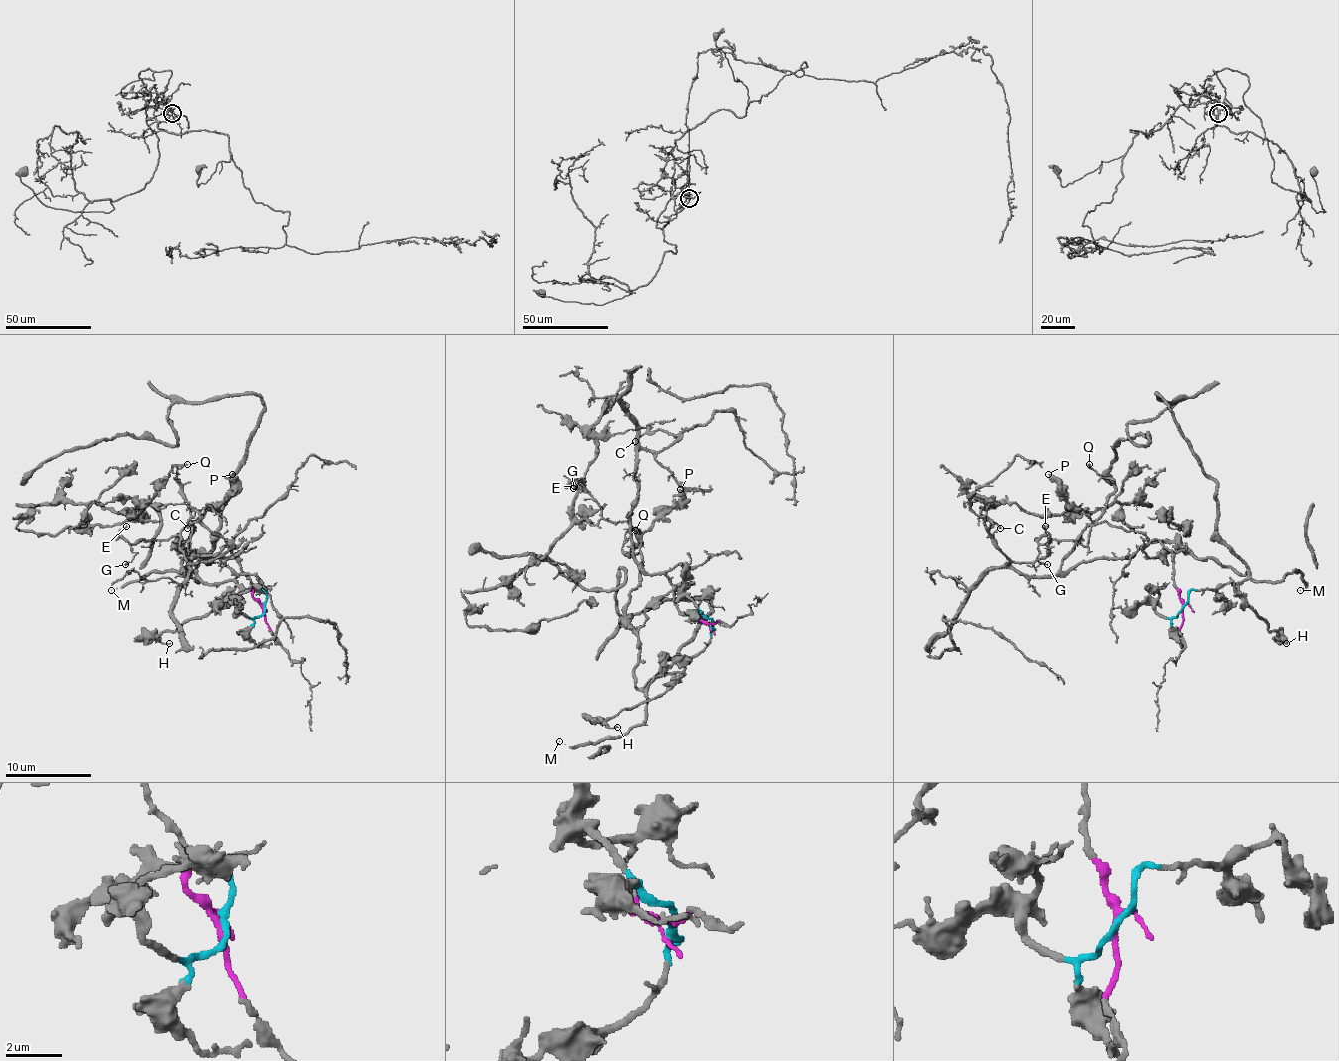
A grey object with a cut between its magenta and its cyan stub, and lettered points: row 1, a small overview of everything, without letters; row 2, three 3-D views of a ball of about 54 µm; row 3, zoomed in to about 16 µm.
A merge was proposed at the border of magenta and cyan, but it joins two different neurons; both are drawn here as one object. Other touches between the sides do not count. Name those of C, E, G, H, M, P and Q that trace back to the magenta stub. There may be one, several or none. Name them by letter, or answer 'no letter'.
C, E, G, Q

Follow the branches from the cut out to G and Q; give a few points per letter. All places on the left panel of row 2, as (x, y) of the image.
G: (264, 607), (225, 539), (215, 554), (182, 560), (189, 569), (174, 534), (167, 541), (142, 539), (125, 564)
Q: (264, 607), (225, 539), (215, 554), (182, 560), (187, 571), (180, 539), (189, 513), (174, 479), (187, 464)

